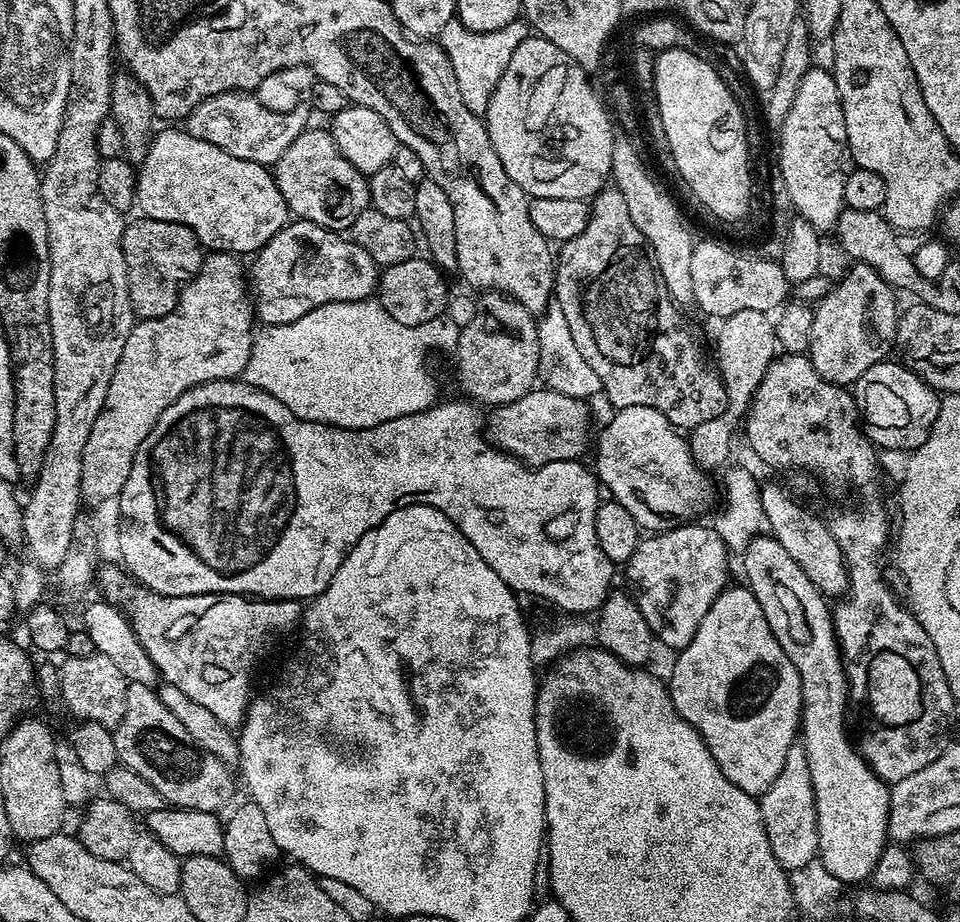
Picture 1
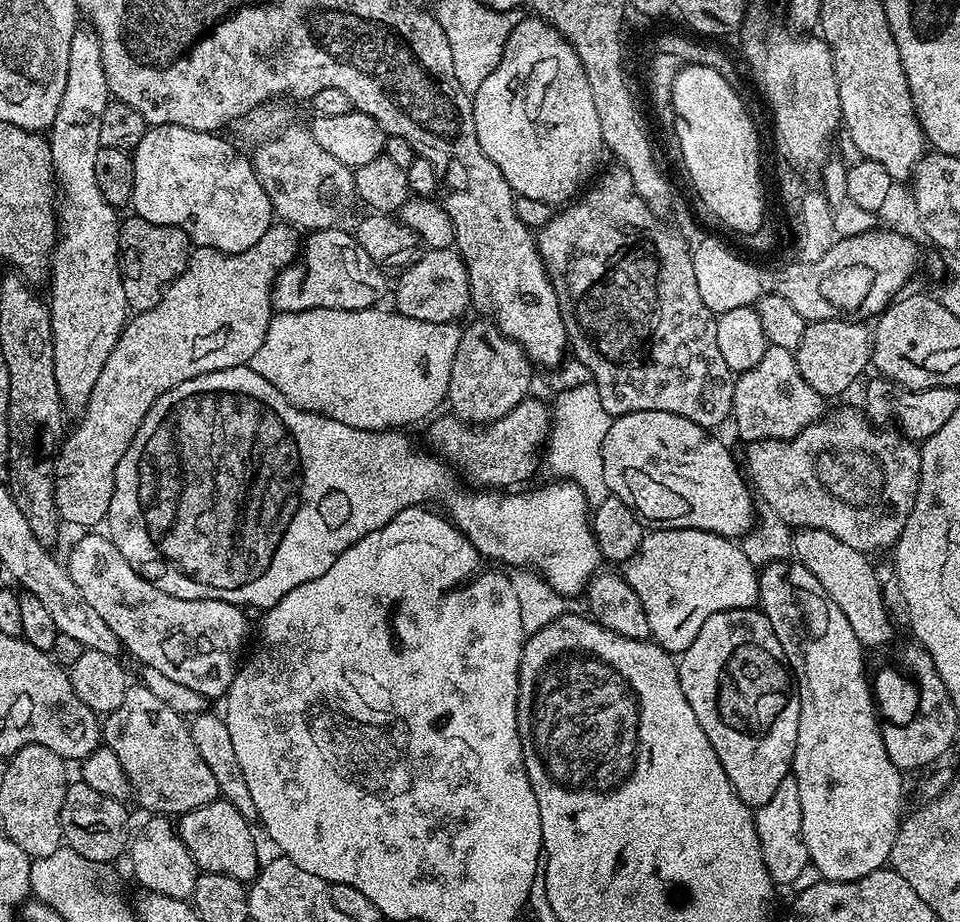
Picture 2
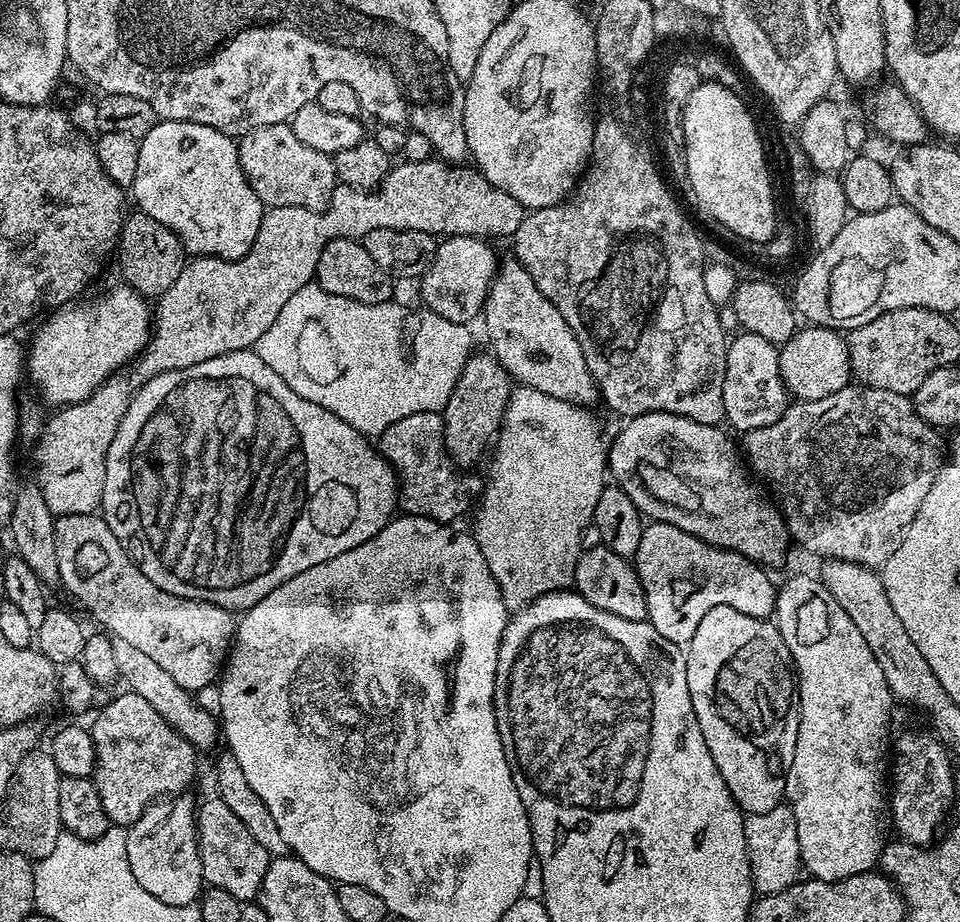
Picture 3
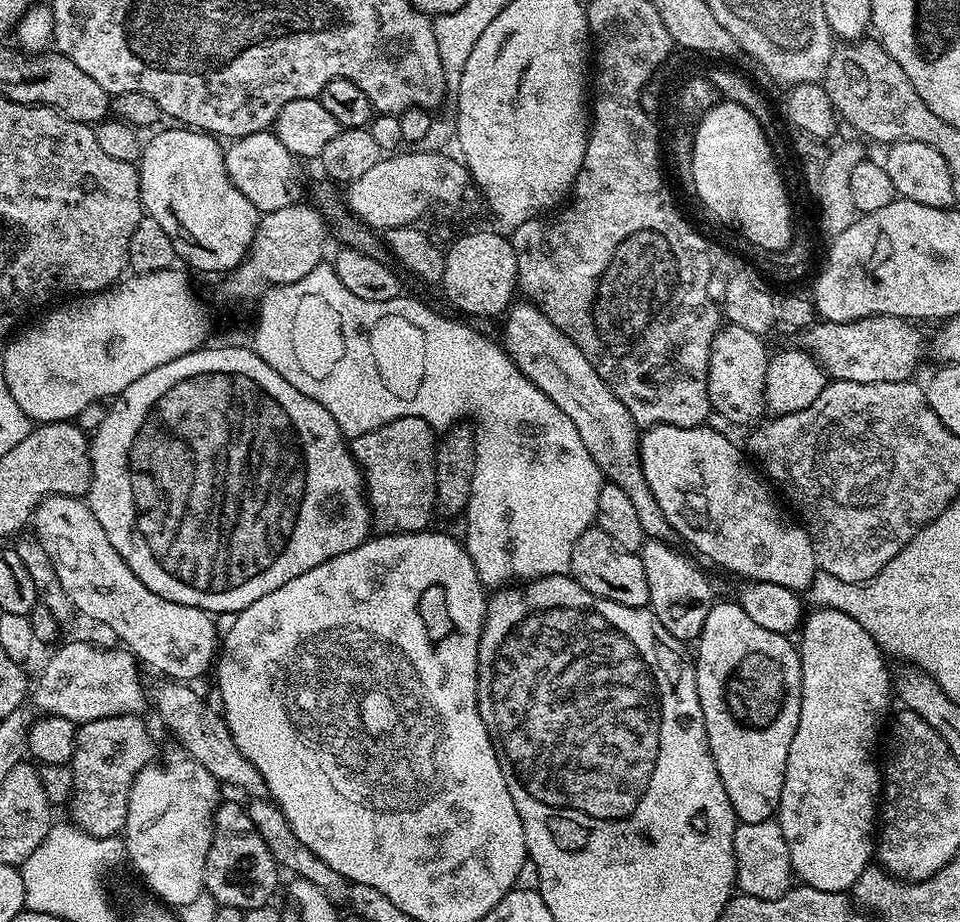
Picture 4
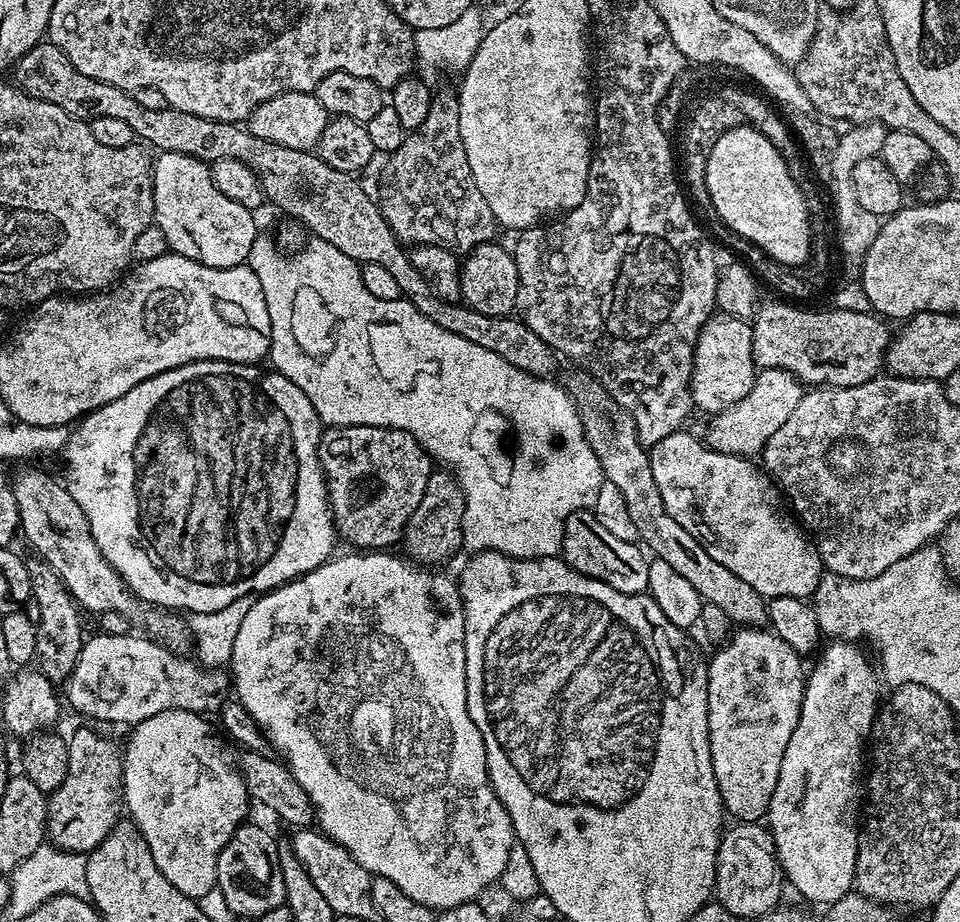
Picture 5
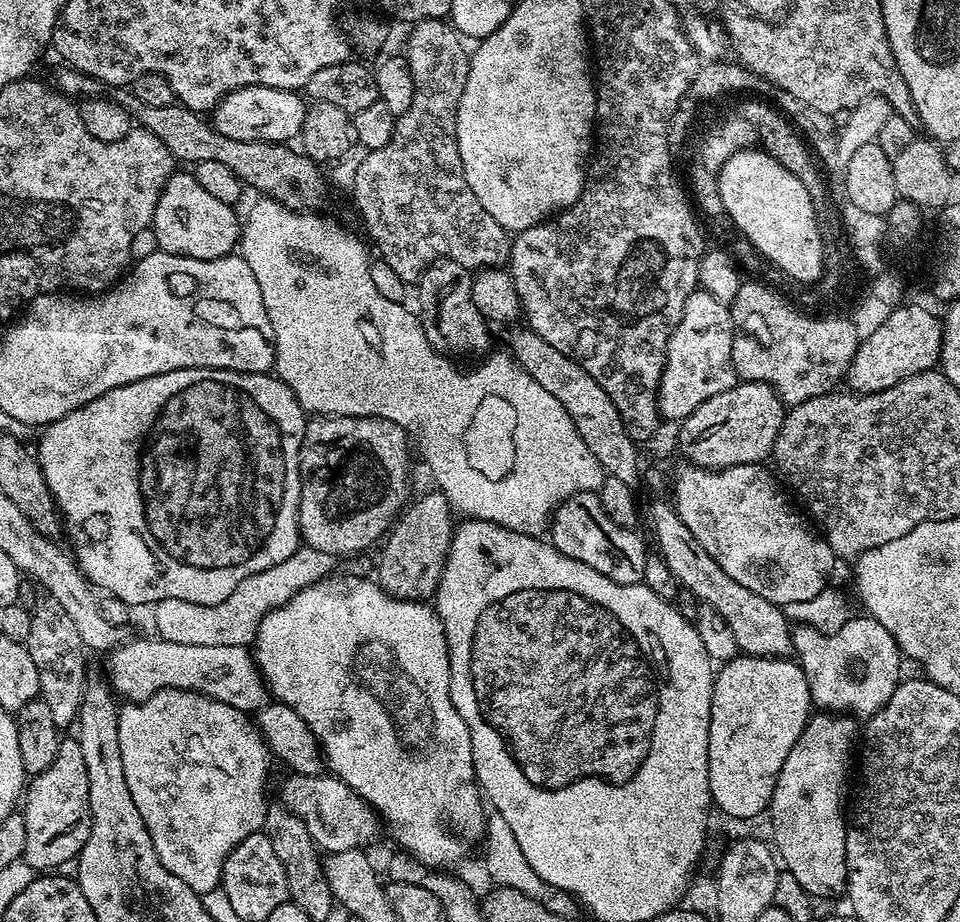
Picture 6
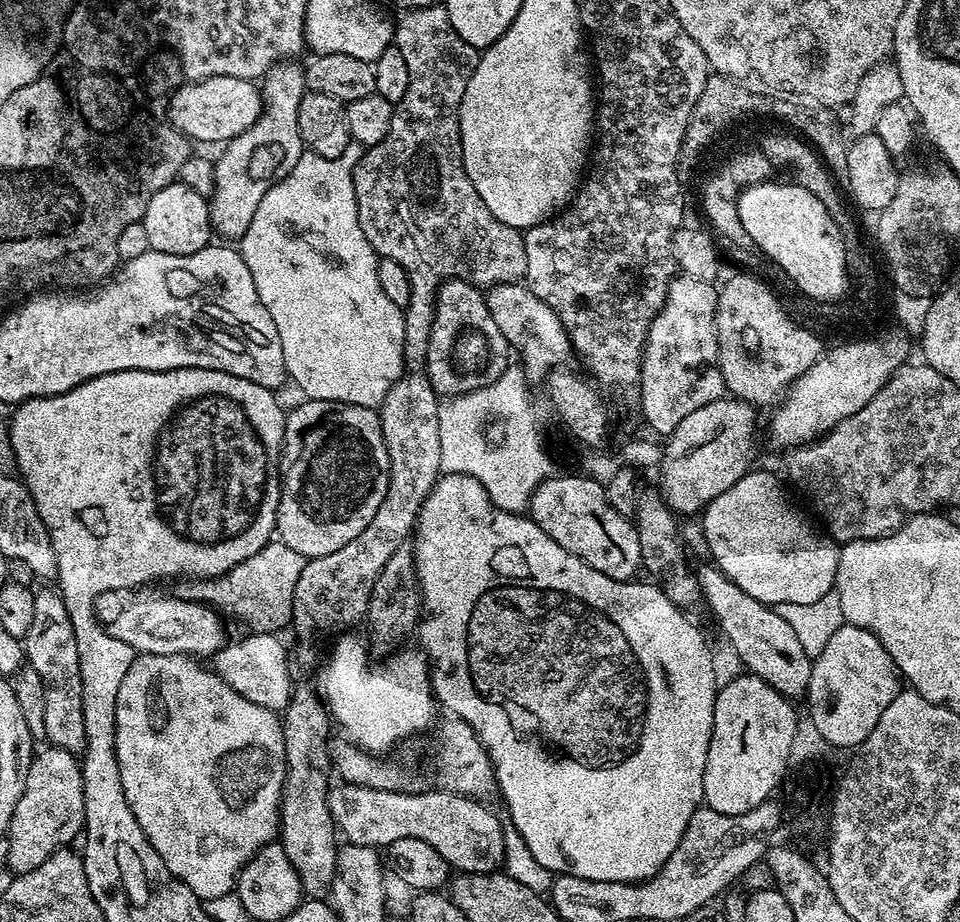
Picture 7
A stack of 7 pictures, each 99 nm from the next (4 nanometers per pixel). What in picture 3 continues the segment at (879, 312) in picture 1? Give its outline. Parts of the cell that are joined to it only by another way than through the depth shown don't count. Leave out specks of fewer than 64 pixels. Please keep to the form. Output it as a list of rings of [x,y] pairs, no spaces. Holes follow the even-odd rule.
[[[801,327],[785,344],[779,345],[779,349],[780,377],[789,397],[797,401],[830,398],[830,394],[838,394],[838,390],[849,387],[853,379],[852,363],[848,360],[848,341],[832,328]]]

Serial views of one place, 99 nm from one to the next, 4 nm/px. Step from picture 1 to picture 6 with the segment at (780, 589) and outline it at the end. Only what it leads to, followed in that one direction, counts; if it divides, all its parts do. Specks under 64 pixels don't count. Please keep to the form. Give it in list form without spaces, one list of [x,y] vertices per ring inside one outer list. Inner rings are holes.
[[[821,711],[808,717],[808,725],[802,730],[798,742],[786,754],[782,770],[776,779],[774,794],[770,805],[772,812],[772,840],[775,855],[782,868],[794,874],[802,890],[812,898],[818,896],[845,895],[848,886],[846,870],[846,804],[844,808],[844,791],[848,788],[848,771],[854,768],[854,748],[852,752],[852,735],[857,735],[858,724],[851,715],[833,714]]]

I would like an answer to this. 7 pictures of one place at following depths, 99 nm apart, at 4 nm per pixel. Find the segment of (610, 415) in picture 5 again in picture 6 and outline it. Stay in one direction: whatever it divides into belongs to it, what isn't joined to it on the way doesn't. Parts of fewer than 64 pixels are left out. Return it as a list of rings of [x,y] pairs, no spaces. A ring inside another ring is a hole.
[[[656,498],[646,512],[646,520],[652,523],[652,532],[656,535],[655,551],[664,560],[669,574],[681,589],[693,592],[700,604],[709,604],[726,620],[737,643],[739,651],[746,656],[771,656],[788,658],[793,655],[792,631],[790,621],[784,616],[783,607],[758,594],[754,590],[746,590],[746,586],[734,582],[706,550],[702,550],[702,542],[686,530],[682,518],[675,507],[667,499]]]

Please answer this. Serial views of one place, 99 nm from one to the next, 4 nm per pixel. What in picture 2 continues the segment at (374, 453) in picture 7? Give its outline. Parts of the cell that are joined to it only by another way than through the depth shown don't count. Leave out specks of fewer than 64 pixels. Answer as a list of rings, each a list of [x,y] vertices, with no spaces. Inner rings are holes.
[[[525,398],[521,404],[514,406],[514,410],[510,410],[510,414],[492,424],[473,426],[463,424],[451,414],[437,415],[437,420],[428,428],[427,447],[450,469],[457,473],[460,471],[472,483],[469,485],[473,489],[508,490],[523,485],[520,483],[535,470],[536,455],[539,452],[541,455],[542,445],[552,427],[549,405],[532,399]]]

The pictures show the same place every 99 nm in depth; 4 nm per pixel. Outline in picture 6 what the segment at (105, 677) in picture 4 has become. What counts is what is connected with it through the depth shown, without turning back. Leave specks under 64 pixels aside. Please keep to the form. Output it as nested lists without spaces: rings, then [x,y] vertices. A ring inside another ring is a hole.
[[[132,638],[107,653],[106,679],[117,697],[125,696],[125,701],[139,702],[163,688],[181,688],[187,692],[200,692],[249,714],[256,714],[269,703],[270,693],[264,677],[256,666],[255,655],[247,647],[180,645],[161,638],[153,639]]]

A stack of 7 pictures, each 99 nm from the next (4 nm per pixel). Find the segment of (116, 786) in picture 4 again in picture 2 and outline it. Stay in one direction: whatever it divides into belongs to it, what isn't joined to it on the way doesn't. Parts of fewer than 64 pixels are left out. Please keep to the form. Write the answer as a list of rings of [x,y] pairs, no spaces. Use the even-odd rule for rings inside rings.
[[[141,682],[129,683],[122,706],[103,717],[102,740],[118,754],[131,795],[148,814],[183,814],[220,796],[213,772],[194,747],[192,729],[185,717],[170,710]]]

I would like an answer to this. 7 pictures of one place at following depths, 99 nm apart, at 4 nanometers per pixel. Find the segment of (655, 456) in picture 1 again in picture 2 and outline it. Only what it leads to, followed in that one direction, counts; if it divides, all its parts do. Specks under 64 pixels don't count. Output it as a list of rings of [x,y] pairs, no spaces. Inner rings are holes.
[[[631,412],[615,417],[602,452],[609,493],[657,529],[693,528],[745,537],[754,521],[754,492],[731,450],[712,436],[709,429],[678,414]]]

